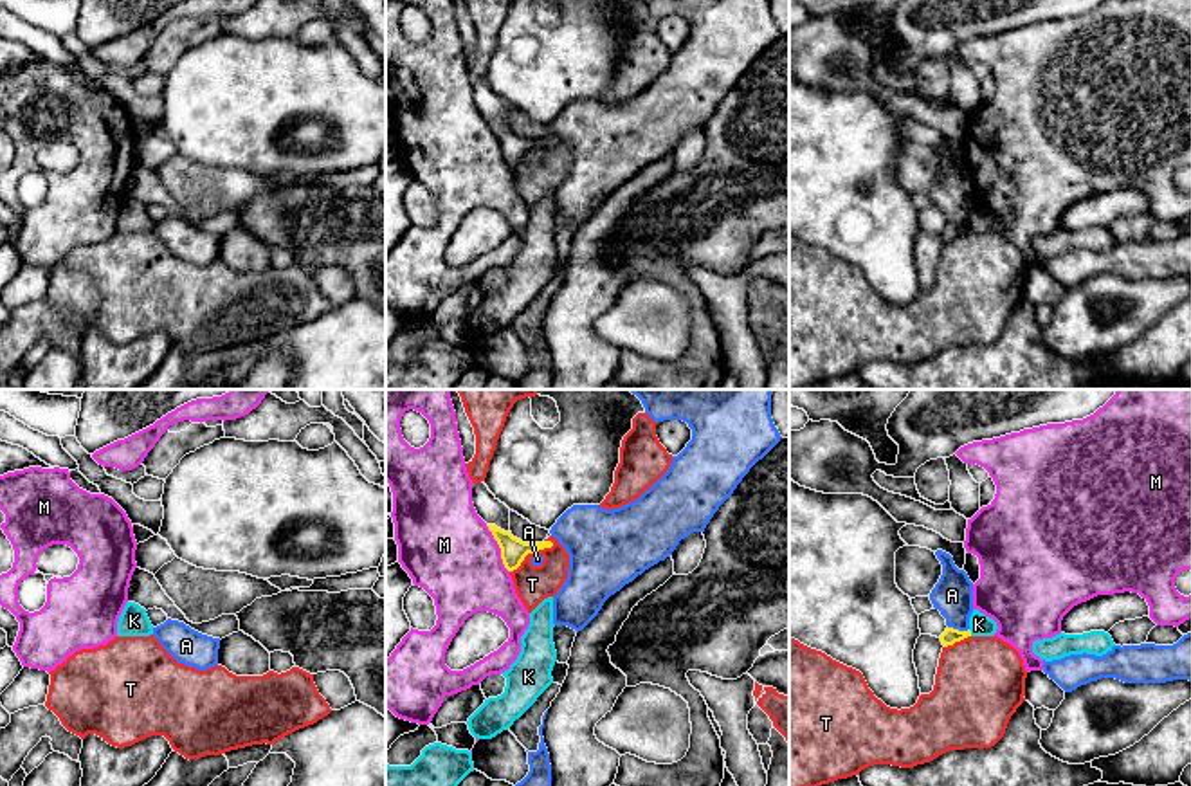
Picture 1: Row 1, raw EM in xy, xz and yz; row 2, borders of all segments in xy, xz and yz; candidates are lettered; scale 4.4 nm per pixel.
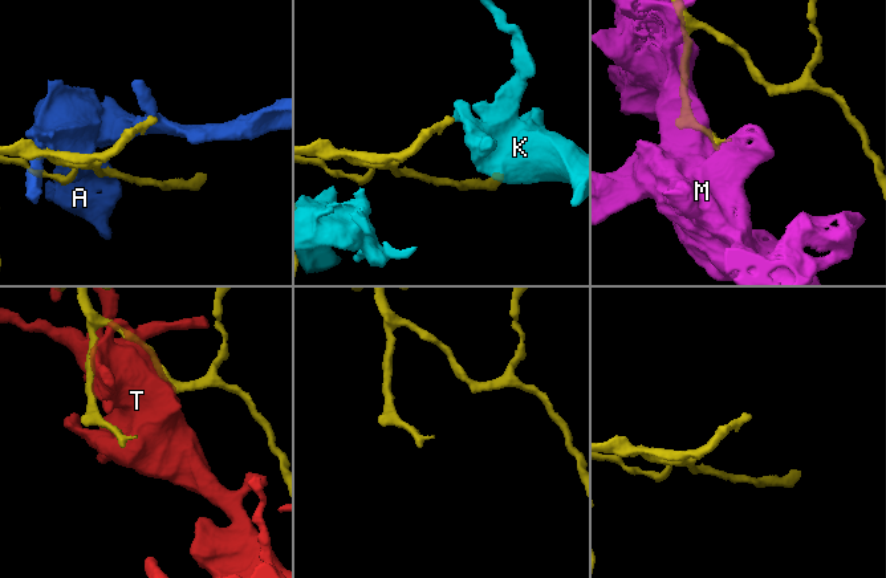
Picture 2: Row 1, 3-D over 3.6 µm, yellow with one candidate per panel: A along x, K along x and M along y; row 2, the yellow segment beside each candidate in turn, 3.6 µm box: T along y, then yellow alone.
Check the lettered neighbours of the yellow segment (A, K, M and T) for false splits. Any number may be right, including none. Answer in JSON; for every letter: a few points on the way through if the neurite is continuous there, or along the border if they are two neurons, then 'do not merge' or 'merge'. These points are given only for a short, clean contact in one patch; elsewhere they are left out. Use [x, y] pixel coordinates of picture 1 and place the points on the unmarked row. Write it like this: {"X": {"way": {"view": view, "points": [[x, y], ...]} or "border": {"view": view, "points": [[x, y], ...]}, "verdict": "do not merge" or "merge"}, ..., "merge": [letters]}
{"A": {"verdict": "do not merge"}, "K": {"border": {"view": "yz", "points": [[968, 226], [972, 231]]}, "verdict": "do not merge"}, "M": {"verdict": "do not merge"}, "T": {"verdict": "do not merge"}, "merge": []}

